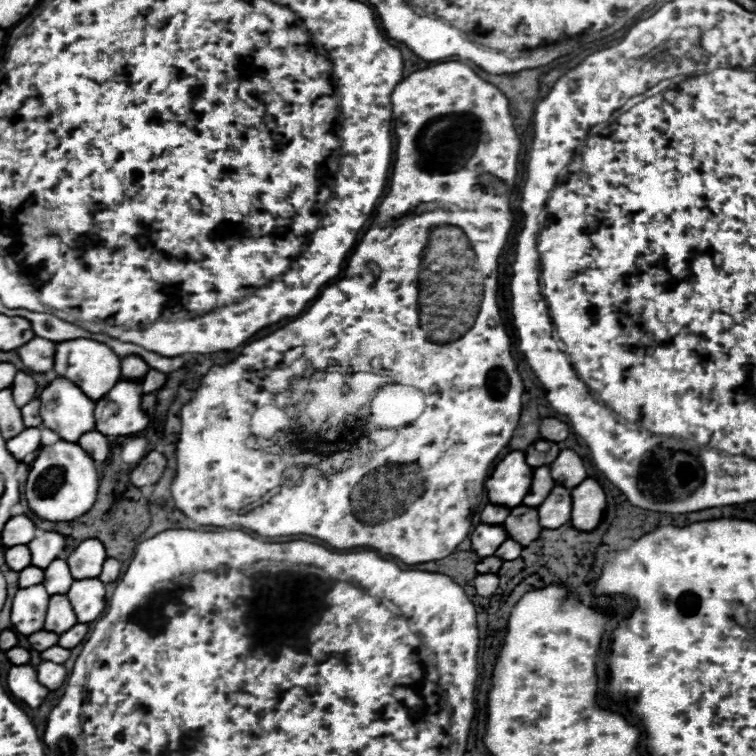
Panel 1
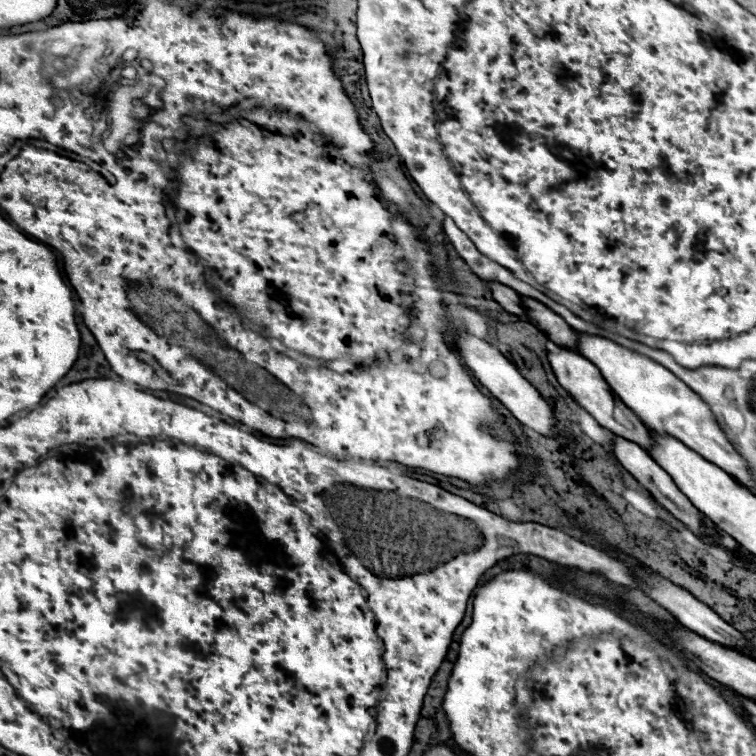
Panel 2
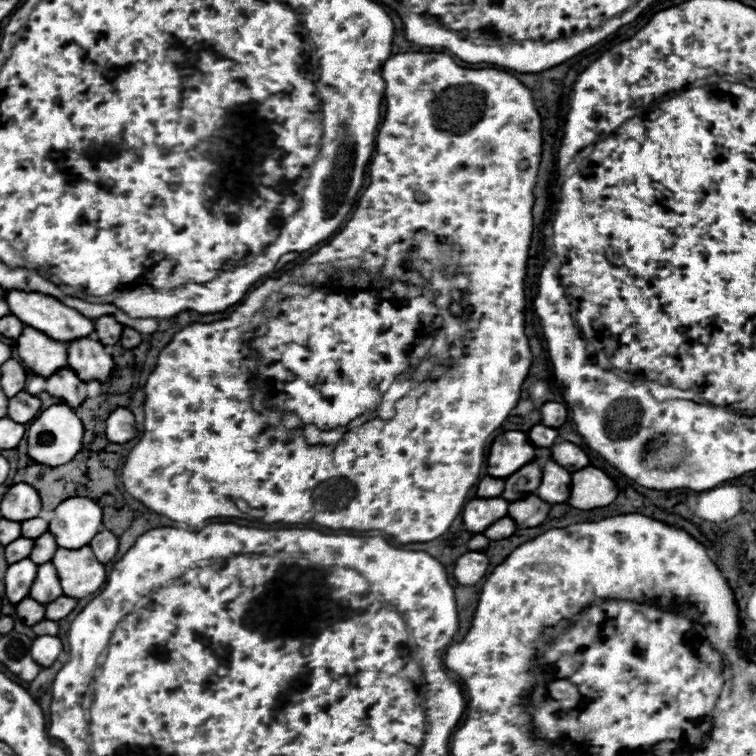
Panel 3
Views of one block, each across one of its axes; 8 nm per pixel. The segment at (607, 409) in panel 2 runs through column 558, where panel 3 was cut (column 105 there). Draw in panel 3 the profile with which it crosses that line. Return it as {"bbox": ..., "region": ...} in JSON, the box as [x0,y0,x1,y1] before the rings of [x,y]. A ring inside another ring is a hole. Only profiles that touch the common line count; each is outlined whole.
{"bbox":[68,338,114,382],"region":[[[90,338],[88,340],[76,340],[76,344],[68,344],[68,364],[82,382],[88,382],[88,380],[108,382],[112,378],[112,374],[114,374],[112,356],[106,354],[104,344],[100,344],[96,340],[90,340]]]}

